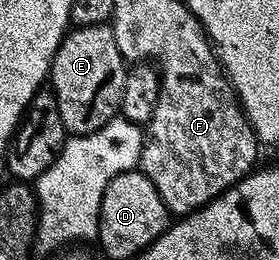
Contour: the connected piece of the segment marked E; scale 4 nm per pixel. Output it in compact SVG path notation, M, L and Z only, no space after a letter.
M108 24L73 27L66 32L53 56L51 70L51 88L59 103L59 115L63 115L66 134L94 133L104 127L112 117L120 114L126 68L126 59L119 51L119 47L115 47L115 35Z

